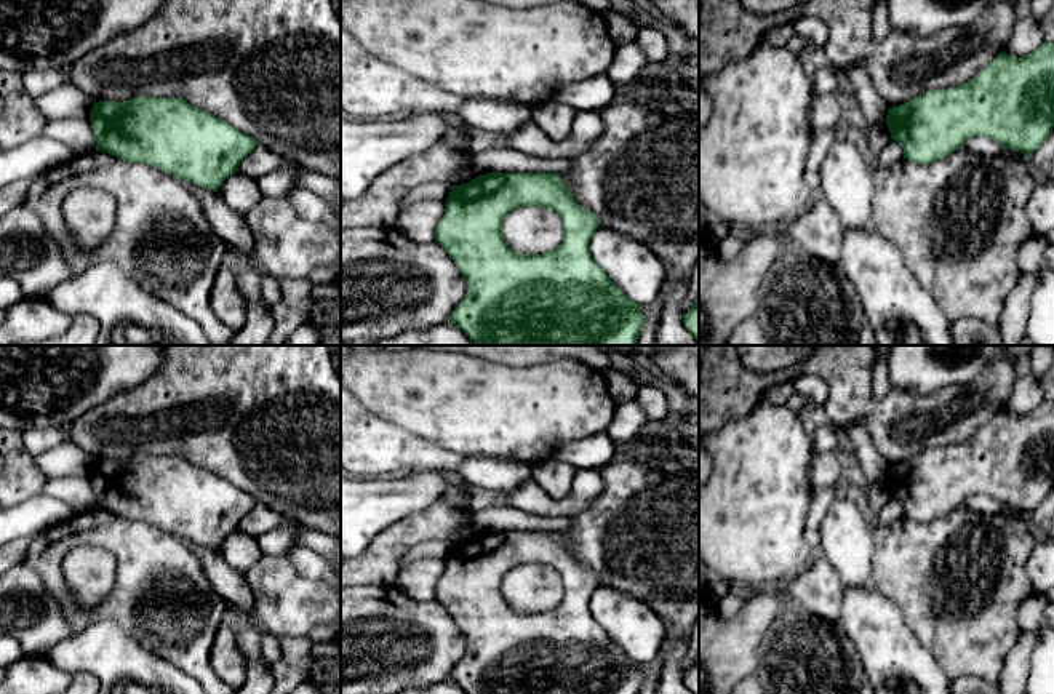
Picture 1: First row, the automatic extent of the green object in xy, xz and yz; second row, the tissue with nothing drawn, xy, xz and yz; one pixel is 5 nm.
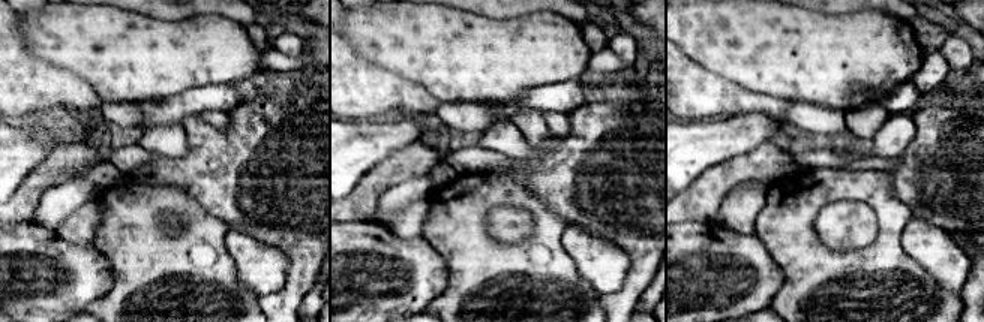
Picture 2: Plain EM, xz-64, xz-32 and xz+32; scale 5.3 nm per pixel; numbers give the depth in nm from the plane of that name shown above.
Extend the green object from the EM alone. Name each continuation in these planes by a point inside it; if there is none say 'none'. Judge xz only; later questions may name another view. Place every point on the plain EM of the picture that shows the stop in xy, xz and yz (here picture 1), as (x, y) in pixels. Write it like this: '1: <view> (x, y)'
none

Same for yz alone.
none

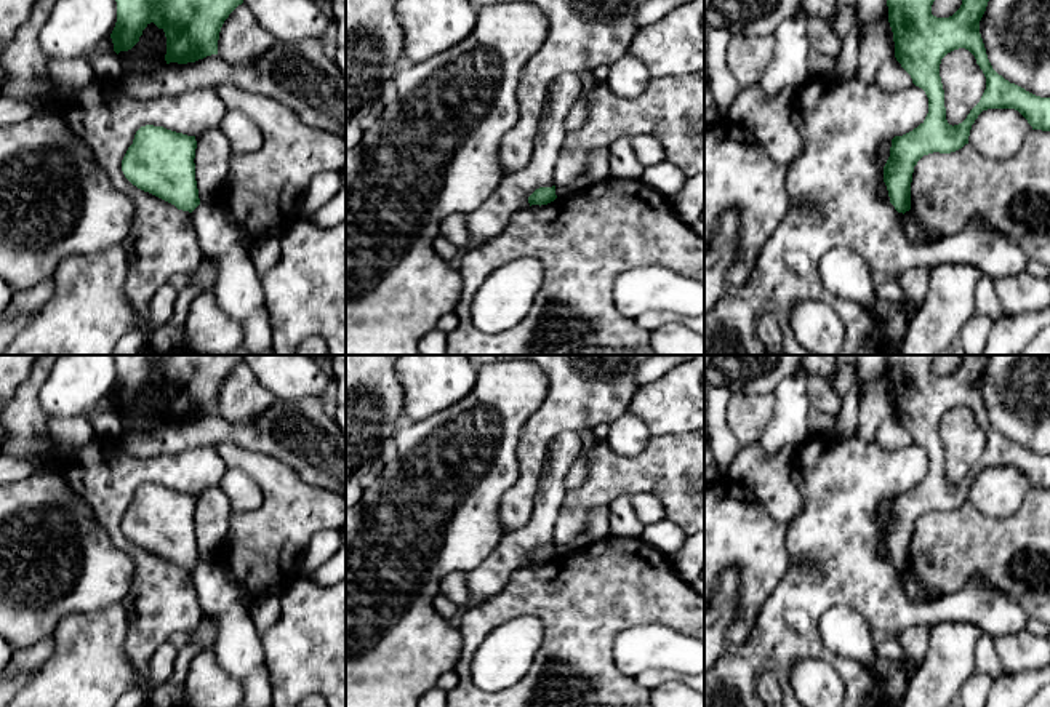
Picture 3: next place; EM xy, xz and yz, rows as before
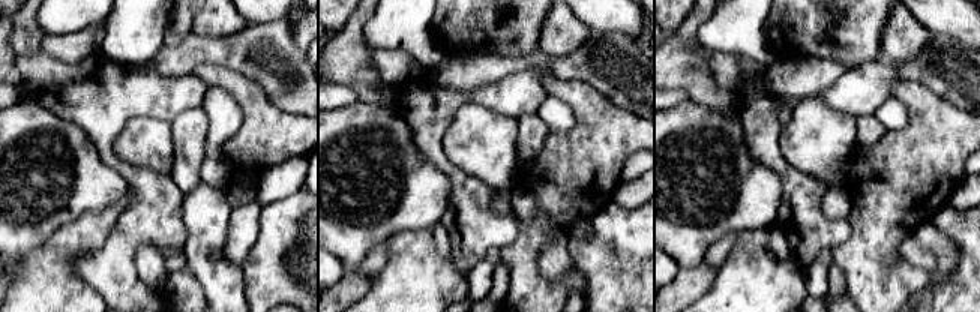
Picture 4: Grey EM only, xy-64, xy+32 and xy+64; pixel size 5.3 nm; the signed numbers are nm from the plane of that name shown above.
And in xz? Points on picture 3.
none

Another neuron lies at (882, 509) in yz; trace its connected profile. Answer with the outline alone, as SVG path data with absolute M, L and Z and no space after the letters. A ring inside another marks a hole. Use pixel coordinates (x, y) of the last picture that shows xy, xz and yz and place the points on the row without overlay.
M884 496L879 504L874 509L874 526L877 531L877 547L882 558L890 560L887 544L884 541L884 525L890 515L890 505L892 505L893 496Z

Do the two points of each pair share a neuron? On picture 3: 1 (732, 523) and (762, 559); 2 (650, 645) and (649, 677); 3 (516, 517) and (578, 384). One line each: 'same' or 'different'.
1: same
2: different
3: same

